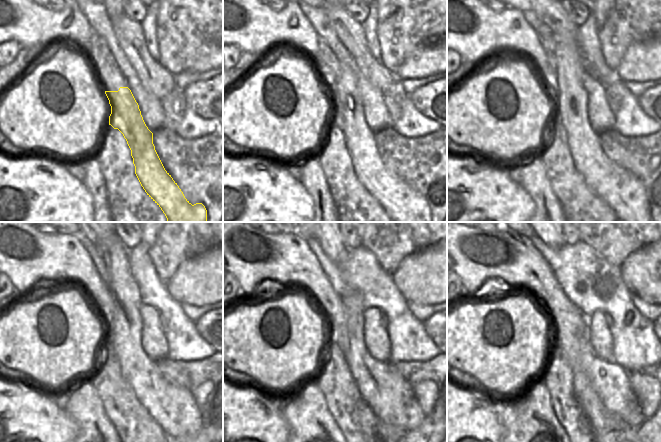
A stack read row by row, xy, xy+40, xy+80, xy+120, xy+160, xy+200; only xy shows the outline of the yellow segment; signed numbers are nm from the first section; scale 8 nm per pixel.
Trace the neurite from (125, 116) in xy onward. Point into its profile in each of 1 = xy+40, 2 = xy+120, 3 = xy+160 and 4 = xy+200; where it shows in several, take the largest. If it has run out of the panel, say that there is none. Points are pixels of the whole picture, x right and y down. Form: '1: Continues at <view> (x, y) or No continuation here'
1: Continues at xy+40 (400, 201)
2: Continues at xy+120 (174, 409)
3: Continues at xy+160 (391, 398)
4: Continues at xy+200 (610, 381).

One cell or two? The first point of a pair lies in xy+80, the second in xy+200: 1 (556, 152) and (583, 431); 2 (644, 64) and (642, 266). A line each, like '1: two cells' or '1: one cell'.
1: one cell
2: one cell

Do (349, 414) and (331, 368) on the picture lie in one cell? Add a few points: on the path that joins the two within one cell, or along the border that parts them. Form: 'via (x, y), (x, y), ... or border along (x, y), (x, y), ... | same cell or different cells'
via (345, 403), (335, 379) | same cell

